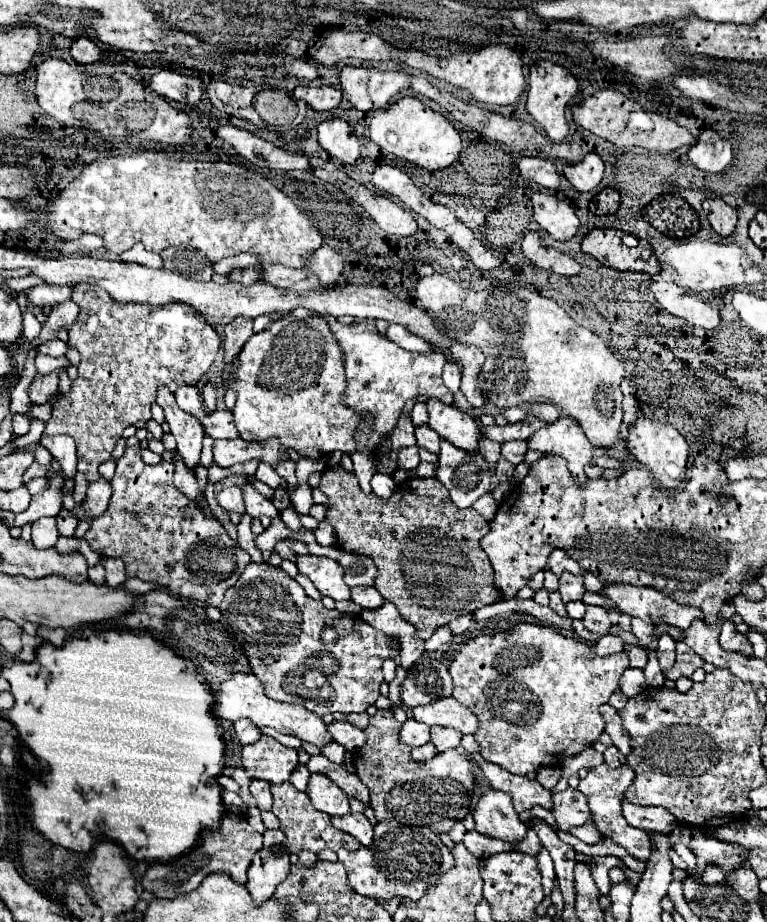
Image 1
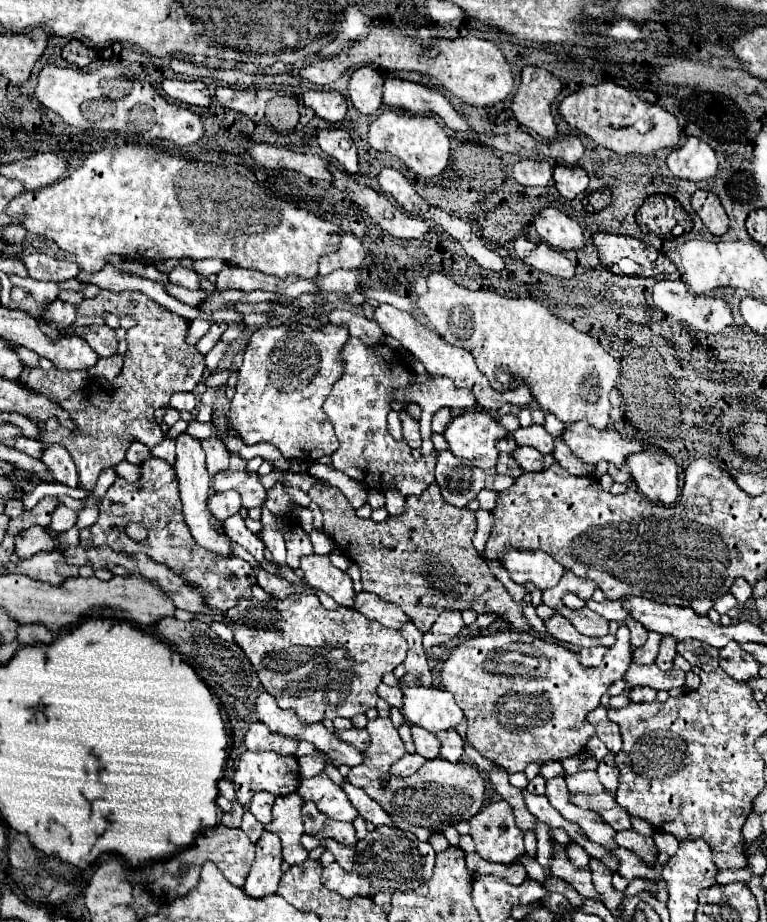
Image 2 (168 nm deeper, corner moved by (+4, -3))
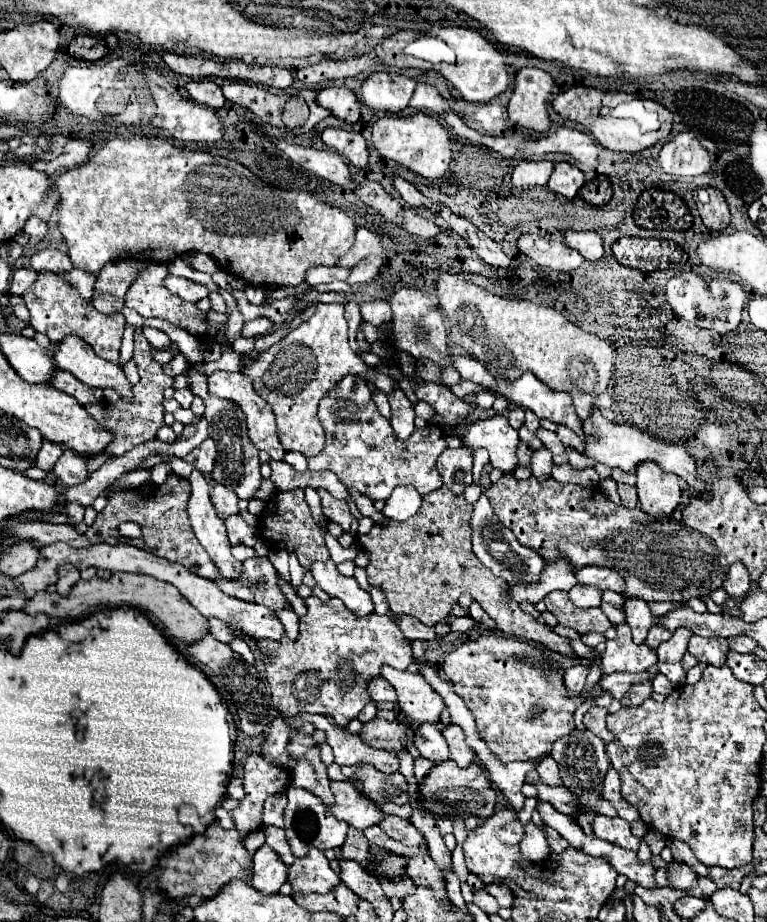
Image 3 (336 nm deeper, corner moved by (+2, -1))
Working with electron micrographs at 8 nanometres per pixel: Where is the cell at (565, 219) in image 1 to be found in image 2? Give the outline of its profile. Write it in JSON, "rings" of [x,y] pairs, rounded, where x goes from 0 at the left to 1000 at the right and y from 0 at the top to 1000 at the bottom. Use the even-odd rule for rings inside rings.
{"rings":[[[722,226],[707,228],[696,245],[699,245],[701,256],[709,262],[730,271],[759,271],[764,265],[756,243],[741,236],[738,232],[733,232],[730,228],[722,228]]]}

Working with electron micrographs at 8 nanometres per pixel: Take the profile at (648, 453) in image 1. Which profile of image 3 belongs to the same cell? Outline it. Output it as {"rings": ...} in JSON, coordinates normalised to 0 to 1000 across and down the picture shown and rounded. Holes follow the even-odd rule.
{"rings":[[[834,503],[829,508],[829,529],[834,551],[853,562],[866,562],[887,547],[889,523],[884,516],[866,512],[858,503]]]}

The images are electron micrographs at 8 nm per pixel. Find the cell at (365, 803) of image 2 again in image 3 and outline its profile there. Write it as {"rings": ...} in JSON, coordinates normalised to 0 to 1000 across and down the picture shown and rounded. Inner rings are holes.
{"rings":[[[501,883],[498,887],[498,894],[493,894],[508,909],[529,915],[529,918],[548,918],[553,915],[553,909],[550,905],[537,896],[535,889],[527,889],[527,887],[519,887],[519,885],[511,885],[511,883]]]}

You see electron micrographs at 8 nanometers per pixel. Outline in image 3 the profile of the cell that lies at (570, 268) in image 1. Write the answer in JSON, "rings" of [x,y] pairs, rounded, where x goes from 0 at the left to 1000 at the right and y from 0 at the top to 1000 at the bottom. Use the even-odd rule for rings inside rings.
{"rings":[[[684,254],[677,258],[674,267],[681,275],[696,282],[701,289],[728,295],[746,295],[761,284],[756,273],[748,273],[735,261]]]}

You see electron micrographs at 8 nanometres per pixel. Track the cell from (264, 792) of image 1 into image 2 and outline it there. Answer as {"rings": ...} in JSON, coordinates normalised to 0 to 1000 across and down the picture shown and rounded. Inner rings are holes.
{"rings":[[[339,859],[339,861],[331,861],[323,879],[334,885],[336,892],[349,894],[355,889],[355,872],[357,872],[357,863]]]}

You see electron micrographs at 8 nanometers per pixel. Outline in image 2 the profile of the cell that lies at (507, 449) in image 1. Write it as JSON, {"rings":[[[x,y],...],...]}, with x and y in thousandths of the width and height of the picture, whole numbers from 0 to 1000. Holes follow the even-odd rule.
{"rings":[[[694,484],[673,486],[670,497],[683,512],[707,512],[709,510],[709,495]]]}

